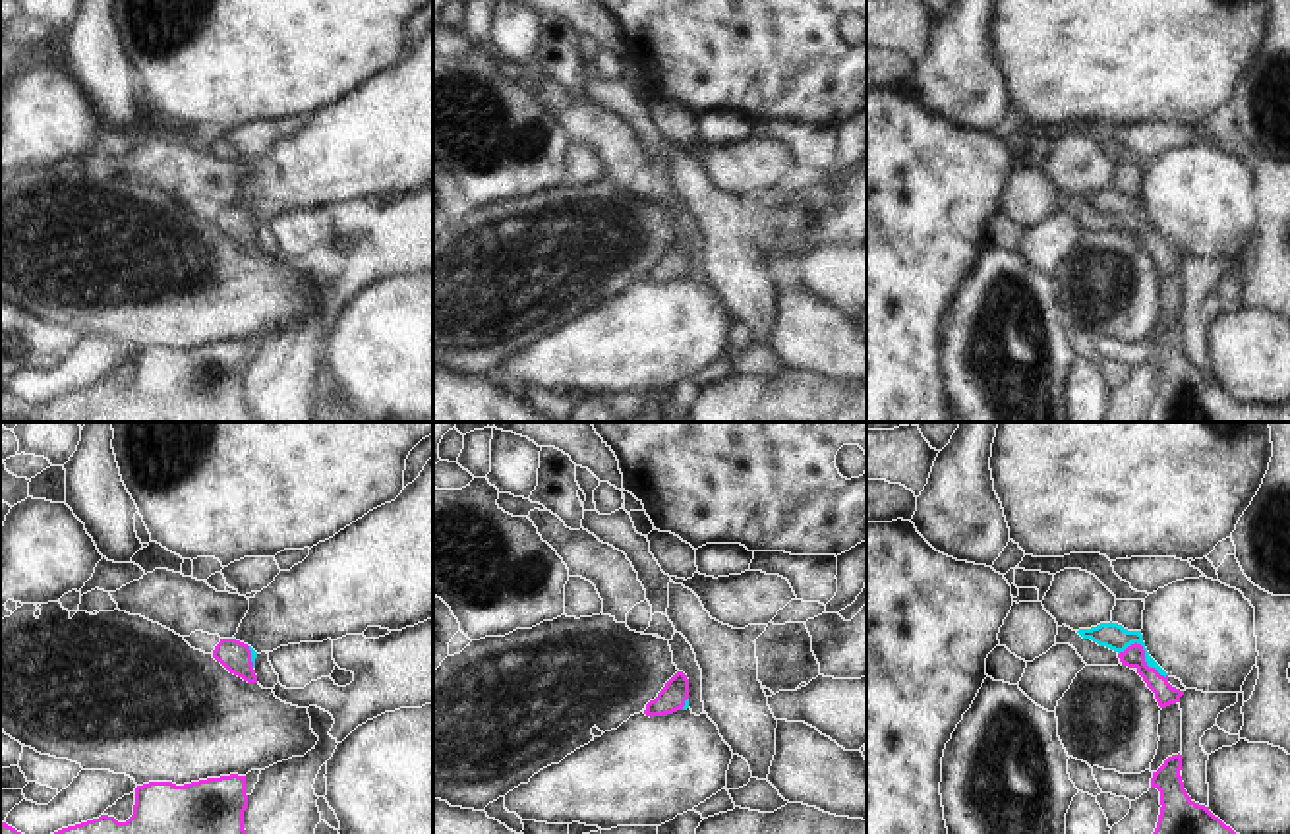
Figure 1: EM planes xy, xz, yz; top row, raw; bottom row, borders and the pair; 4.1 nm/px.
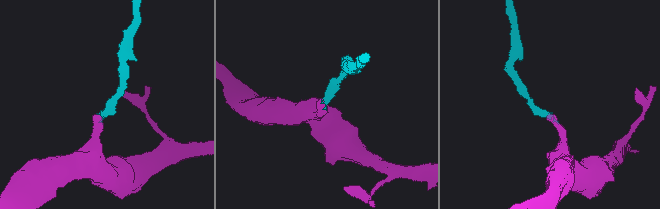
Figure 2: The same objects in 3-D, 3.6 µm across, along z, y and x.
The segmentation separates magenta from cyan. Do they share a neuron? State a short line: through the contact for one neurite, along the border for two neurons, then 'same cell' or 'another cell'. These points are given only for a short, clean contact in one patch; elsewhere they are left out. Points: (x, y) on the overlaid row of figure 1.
yz (1134, 656), (1143, 655), (1140, 645), (1111, 635) | same cell

